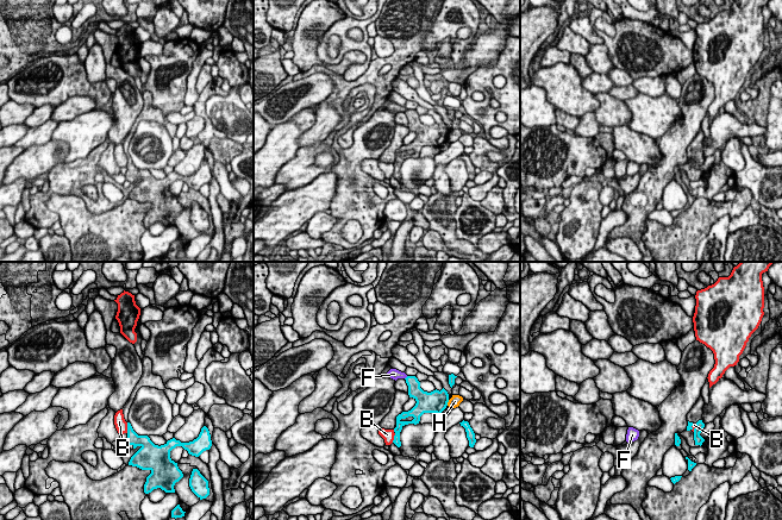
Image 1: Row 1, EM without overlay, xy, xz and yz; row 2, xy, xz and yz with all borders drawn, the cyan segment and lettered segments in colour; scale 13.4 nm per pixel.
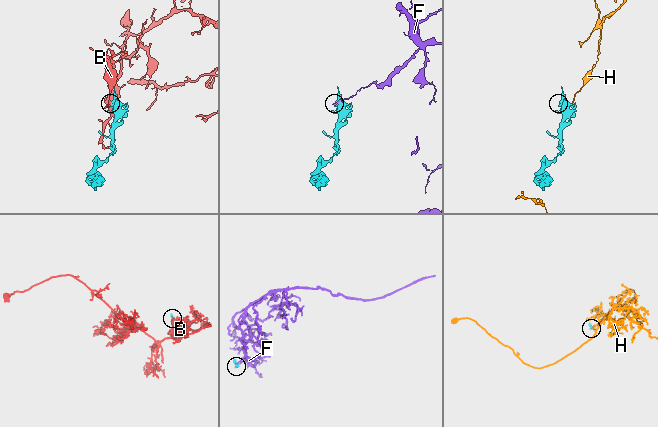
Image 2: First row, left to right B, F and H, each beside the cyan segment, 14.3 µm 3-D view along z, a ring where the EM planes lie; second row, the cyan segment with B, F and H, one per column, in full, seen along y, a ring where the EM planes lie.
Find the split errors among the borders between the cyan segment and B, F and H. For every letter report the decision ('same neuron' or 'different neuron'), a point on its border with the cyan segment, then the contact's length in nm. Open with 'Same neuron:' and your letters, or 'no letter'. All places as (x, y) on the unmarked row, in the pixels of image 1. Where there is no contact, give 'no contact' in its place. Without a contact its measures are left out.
Same neuron: no letter
B: different neuron | xy (127, 161) | 140 nm
F: different neuron | xz (406, 111) | 60 nm
H: different neuron | xz (448, 135) | 90 nm

